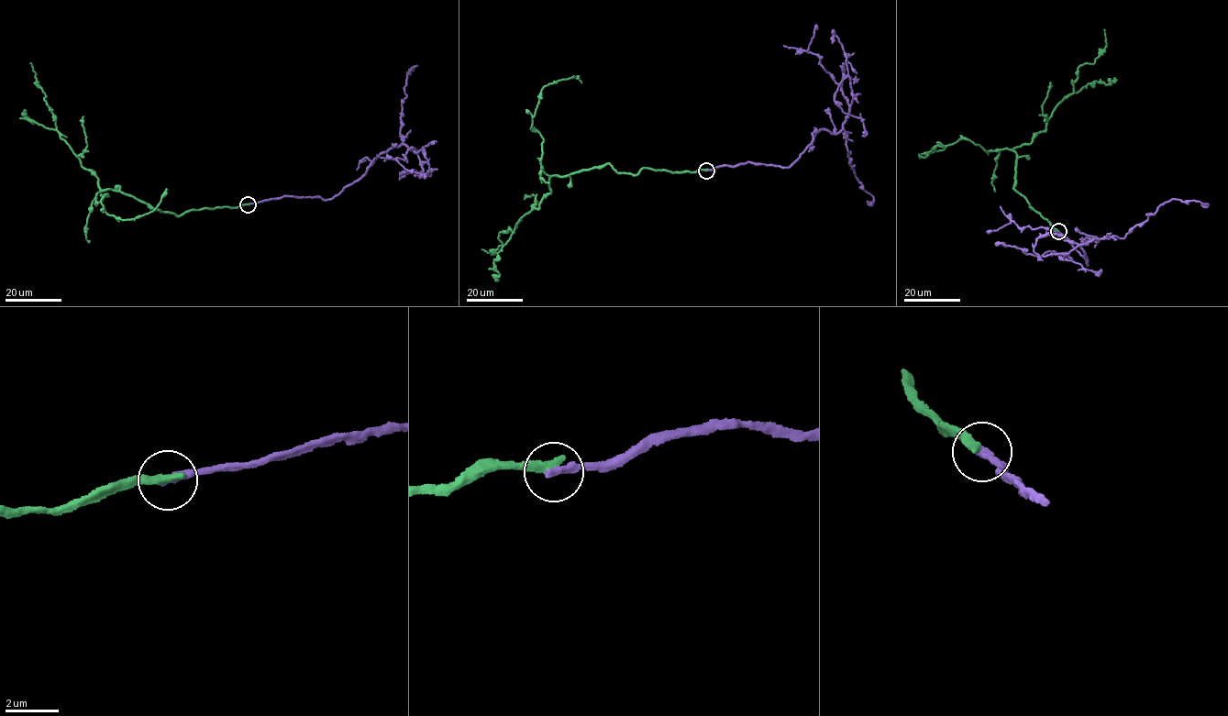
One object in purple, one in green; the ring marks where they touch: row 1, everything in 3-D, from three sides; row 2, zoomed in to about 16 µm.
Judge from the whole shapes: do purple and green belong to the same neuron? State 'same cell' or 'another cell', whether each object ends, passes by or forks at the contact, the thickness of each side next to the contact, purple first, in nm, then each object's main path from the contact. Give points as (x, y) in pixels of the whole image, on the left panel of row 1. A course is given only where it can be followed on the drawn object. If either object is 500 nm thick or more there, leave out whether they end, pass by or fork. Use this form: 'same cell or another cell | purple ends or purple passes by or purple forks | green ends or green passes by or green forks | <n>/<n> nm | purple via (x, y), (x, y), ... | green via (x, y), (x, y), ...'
another cell | purple ends | green ends | 320/360 nm | purple via (248, 204), (333, 198), (380, 154), (403, 144), (424, 170), (400, 174), (418, 172), (413, 169) | green via (248, 204), (176, 215), (119, 192), (101, 190), (97, 178), (81, 165), (56, 129), (30, 63)

